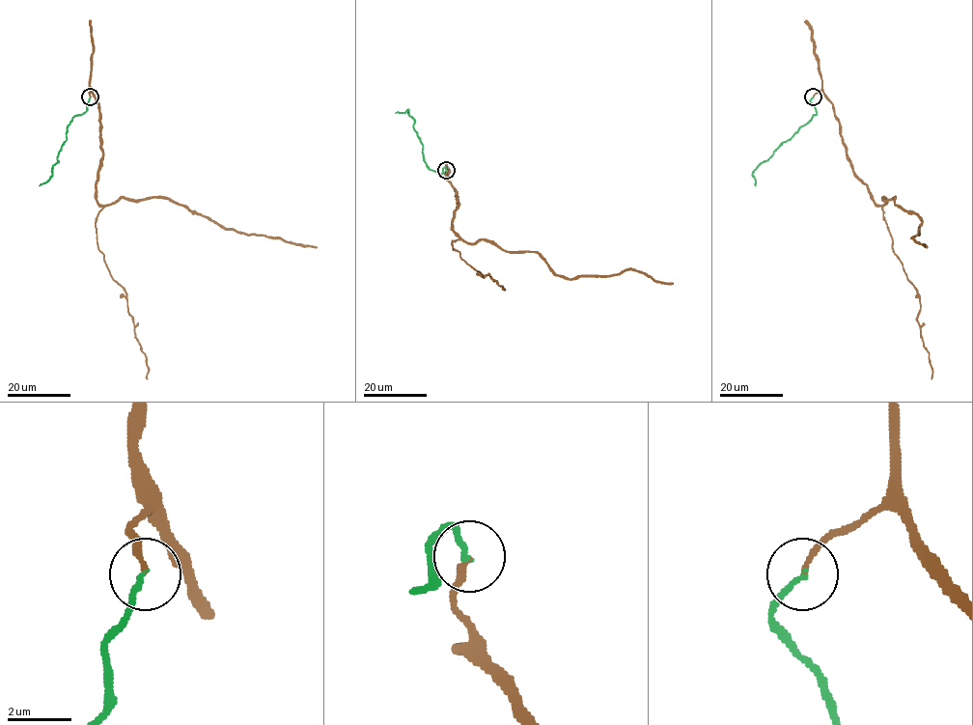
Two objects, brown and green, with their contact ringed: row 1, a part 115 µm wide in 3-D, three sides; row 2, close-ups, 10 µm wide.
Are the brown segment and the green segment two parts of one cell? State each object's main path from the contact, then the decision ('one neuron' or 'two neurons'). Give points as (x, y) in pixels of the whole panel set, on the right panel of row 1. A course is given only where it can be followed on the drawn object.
brown runs (813, 97), (822, 91), (832, 104), (871, 198), (894, 197), (917, 214), (912, 237), (927, 247); green runs (813, 97), (810, 102), (817, 112), (753, 171), (756, 185); one neuron

